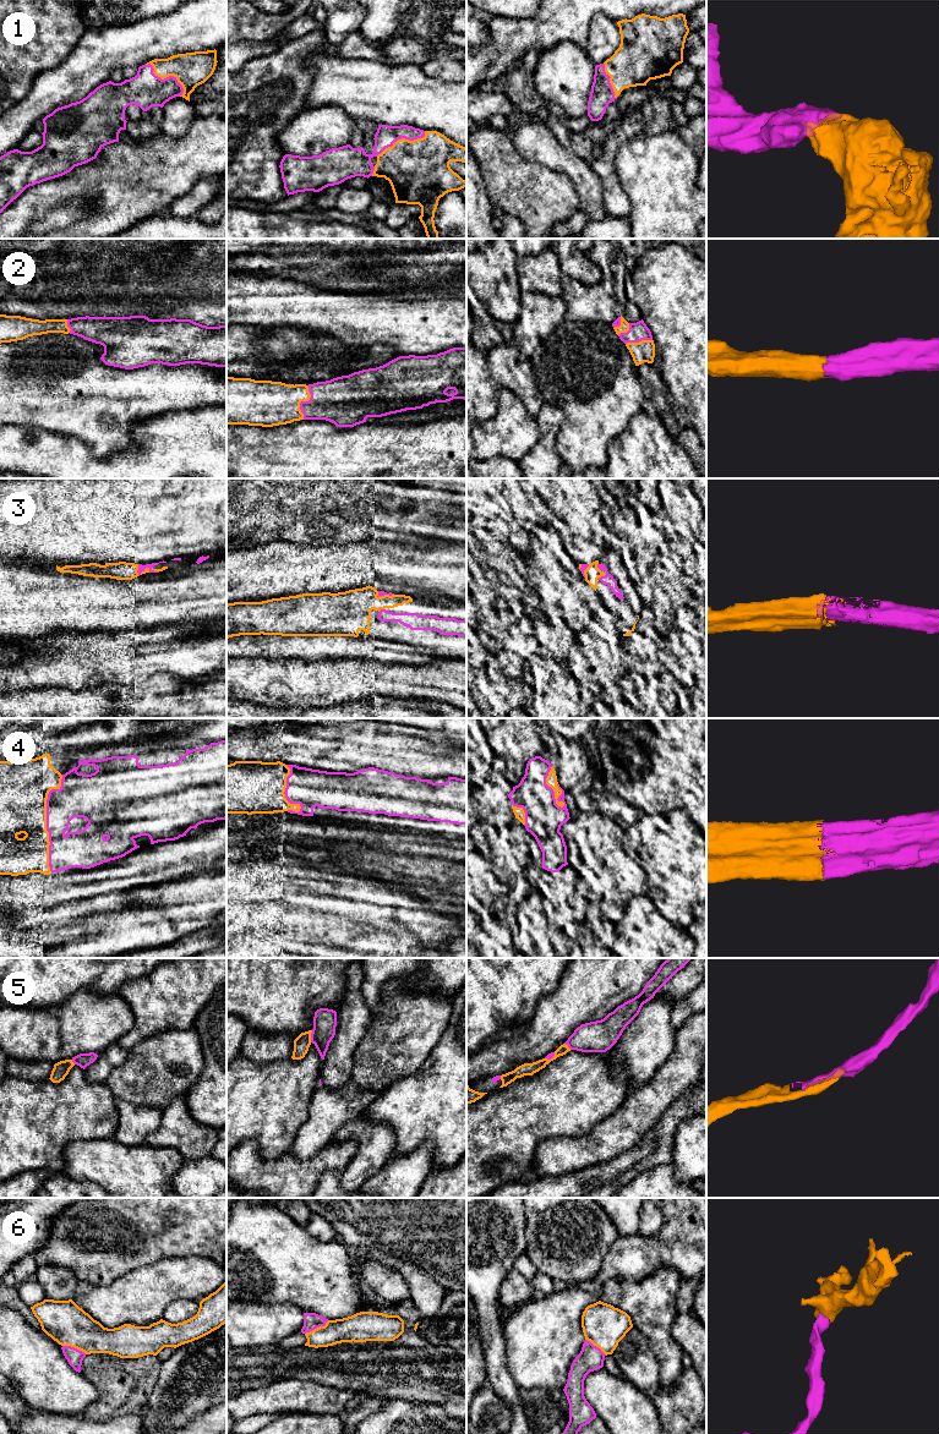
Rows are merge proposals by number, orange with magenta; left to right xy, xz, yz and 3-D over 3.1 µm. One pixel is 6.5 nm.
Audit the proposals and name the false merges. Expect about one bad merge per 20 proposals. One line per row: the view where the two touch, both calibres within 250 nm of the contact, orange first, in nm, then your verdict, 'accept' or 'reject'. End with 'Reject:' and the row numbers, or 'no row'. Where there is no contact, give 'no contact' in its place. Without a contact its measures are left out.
1: contact in xy; calibres 220 and 240 nm; accept
2: contact in xz; calibres 300 and 300 nm; accept
3: contact in xy; calibres 30 and 50 nm; accept
4: contact in xy; calibres 320 and 240 nm; accept
5: contact in xz; calibres 110 and 160 nm; accept
6: contact in xz; calibres 170 and 110 nm; accept
Reject: no row

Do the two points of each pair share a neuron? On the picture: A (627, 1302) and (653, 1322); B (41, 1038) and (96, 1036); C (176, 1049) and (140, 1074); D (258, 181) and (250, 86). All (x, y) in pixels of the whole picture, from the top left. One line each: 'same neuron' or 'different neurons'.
A: same neuron
B: same neuron
C: same neuron
D: same neuron

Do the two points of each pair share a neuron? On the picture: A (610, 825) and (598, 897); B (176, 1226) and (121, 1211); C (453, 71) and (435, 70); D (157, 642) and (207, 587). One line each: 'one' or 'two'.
A: one
B: one
C: one
D: two

